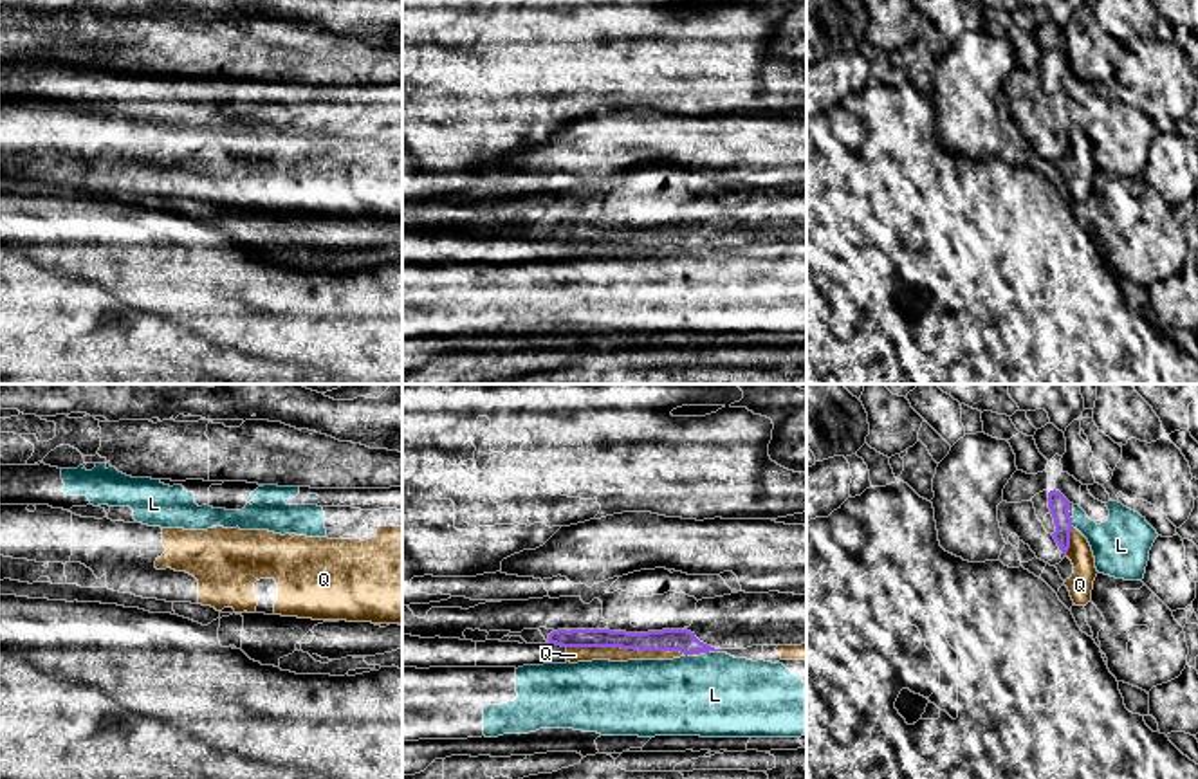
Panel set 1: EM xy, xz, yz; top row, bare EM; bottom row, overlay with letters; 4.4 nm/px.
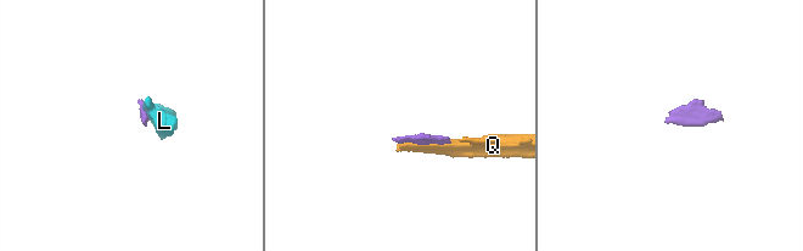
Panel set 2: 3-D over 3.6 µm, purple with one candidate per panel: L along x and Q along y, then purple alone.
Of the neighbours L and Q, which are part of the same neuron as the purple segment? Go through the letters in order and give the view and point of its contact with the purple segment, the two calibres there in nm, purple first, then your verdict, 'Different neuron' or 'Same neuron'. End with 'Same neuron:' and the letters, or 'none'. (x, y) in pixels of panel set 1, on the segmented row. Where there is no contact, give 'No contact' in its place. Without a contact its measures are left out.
L: Touches purple at yz (1070, 523). Thickness 90 nm (purple) against 260 nm. Different neuron
Q: Touches purple at xz (626, 648). Thickness 100 nm (purple) against 70 nm. Different neuron
Same neuron: none

